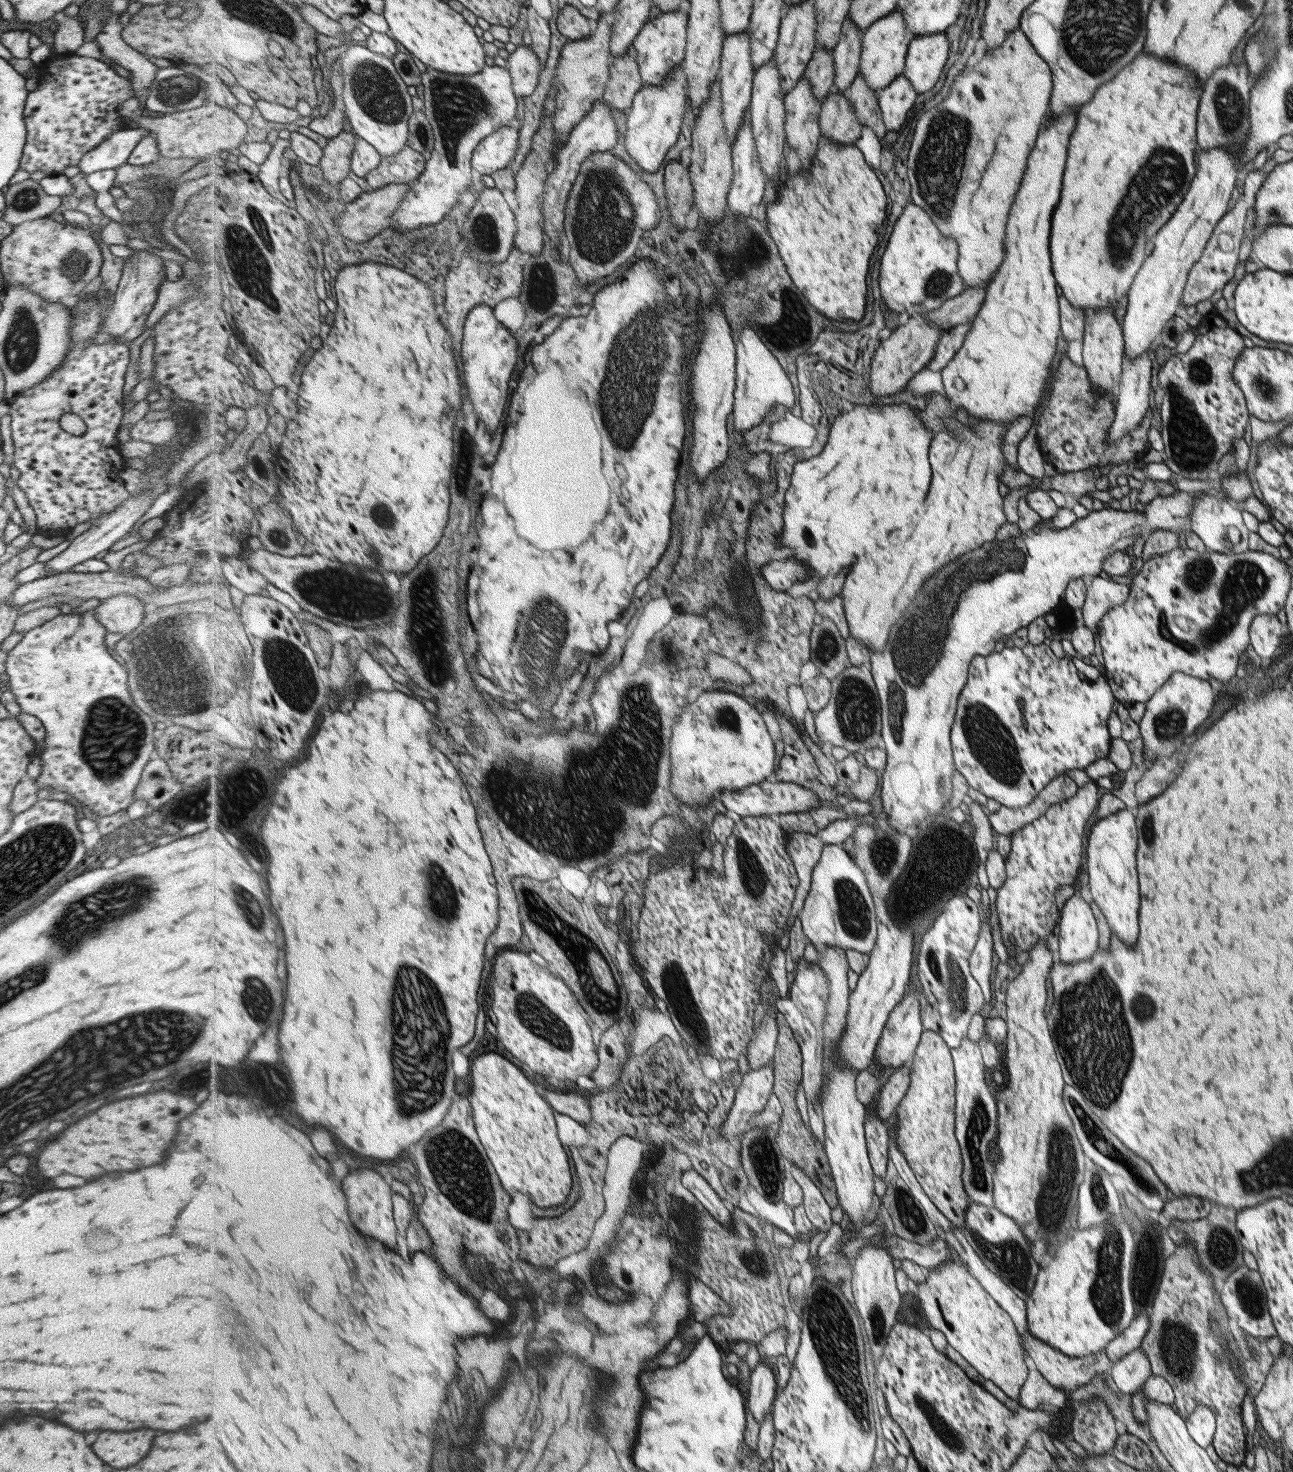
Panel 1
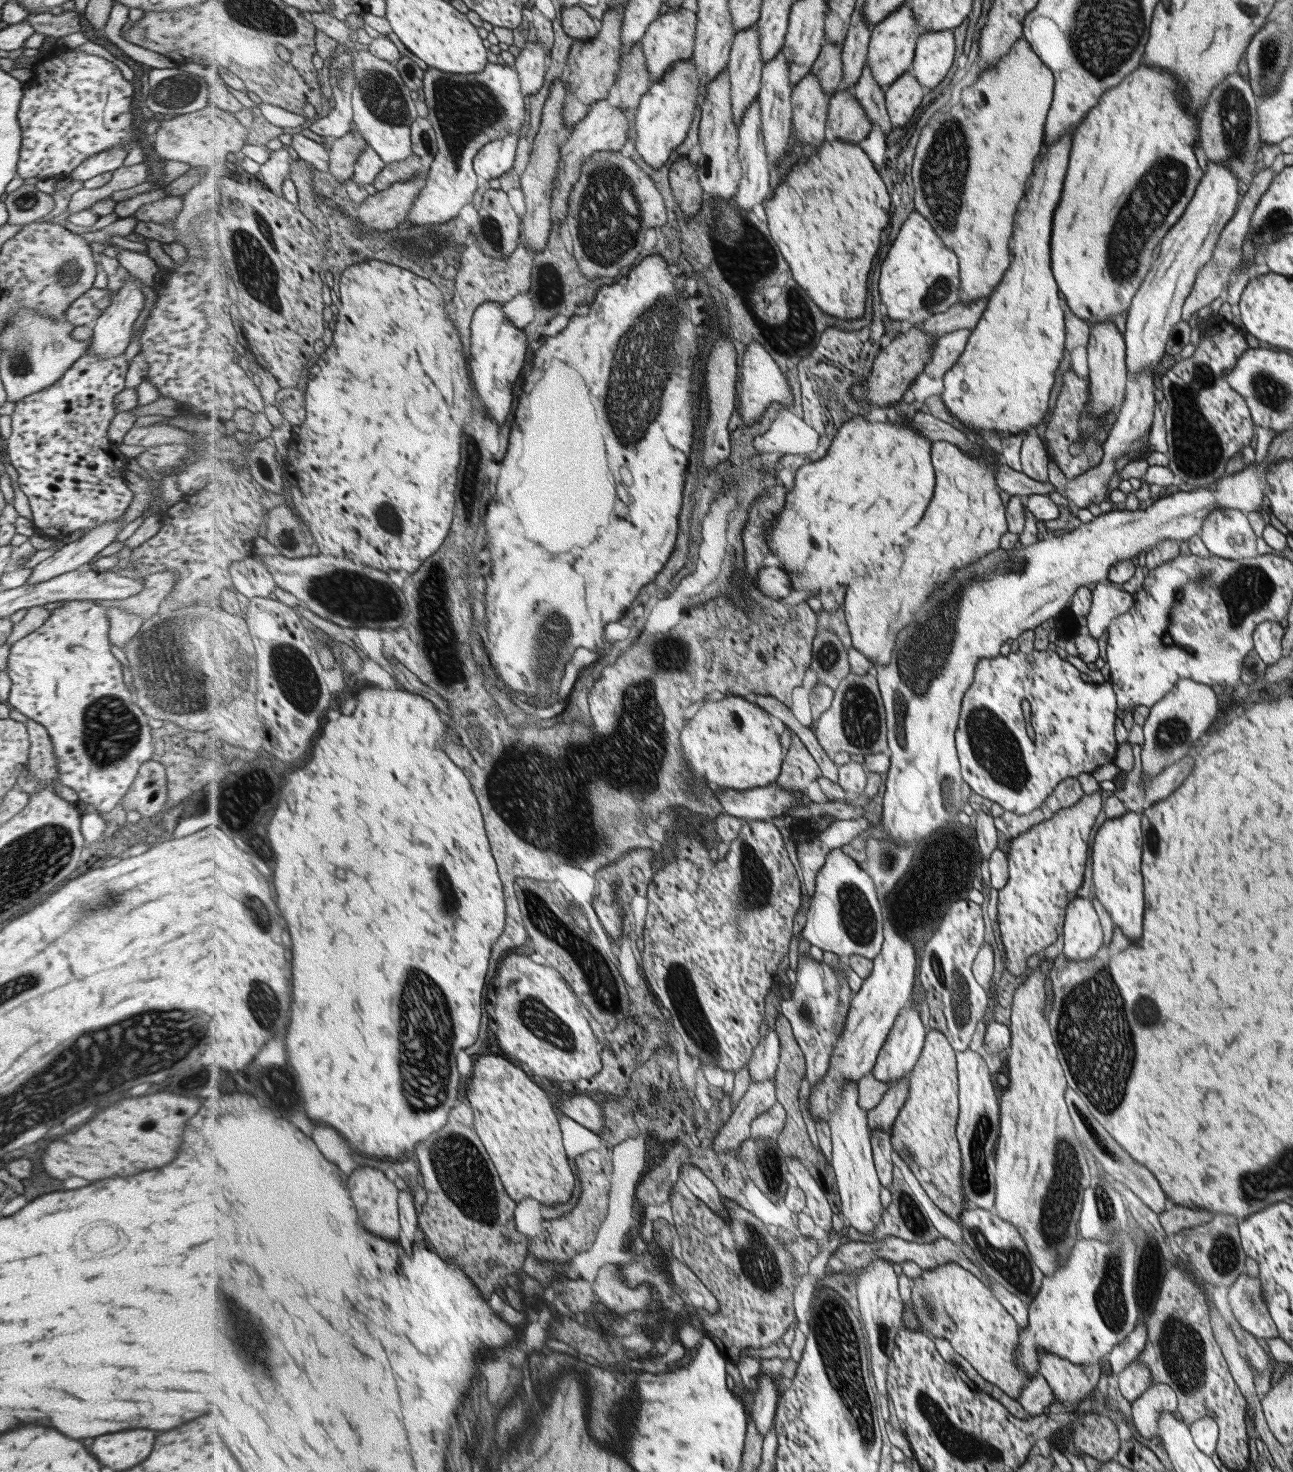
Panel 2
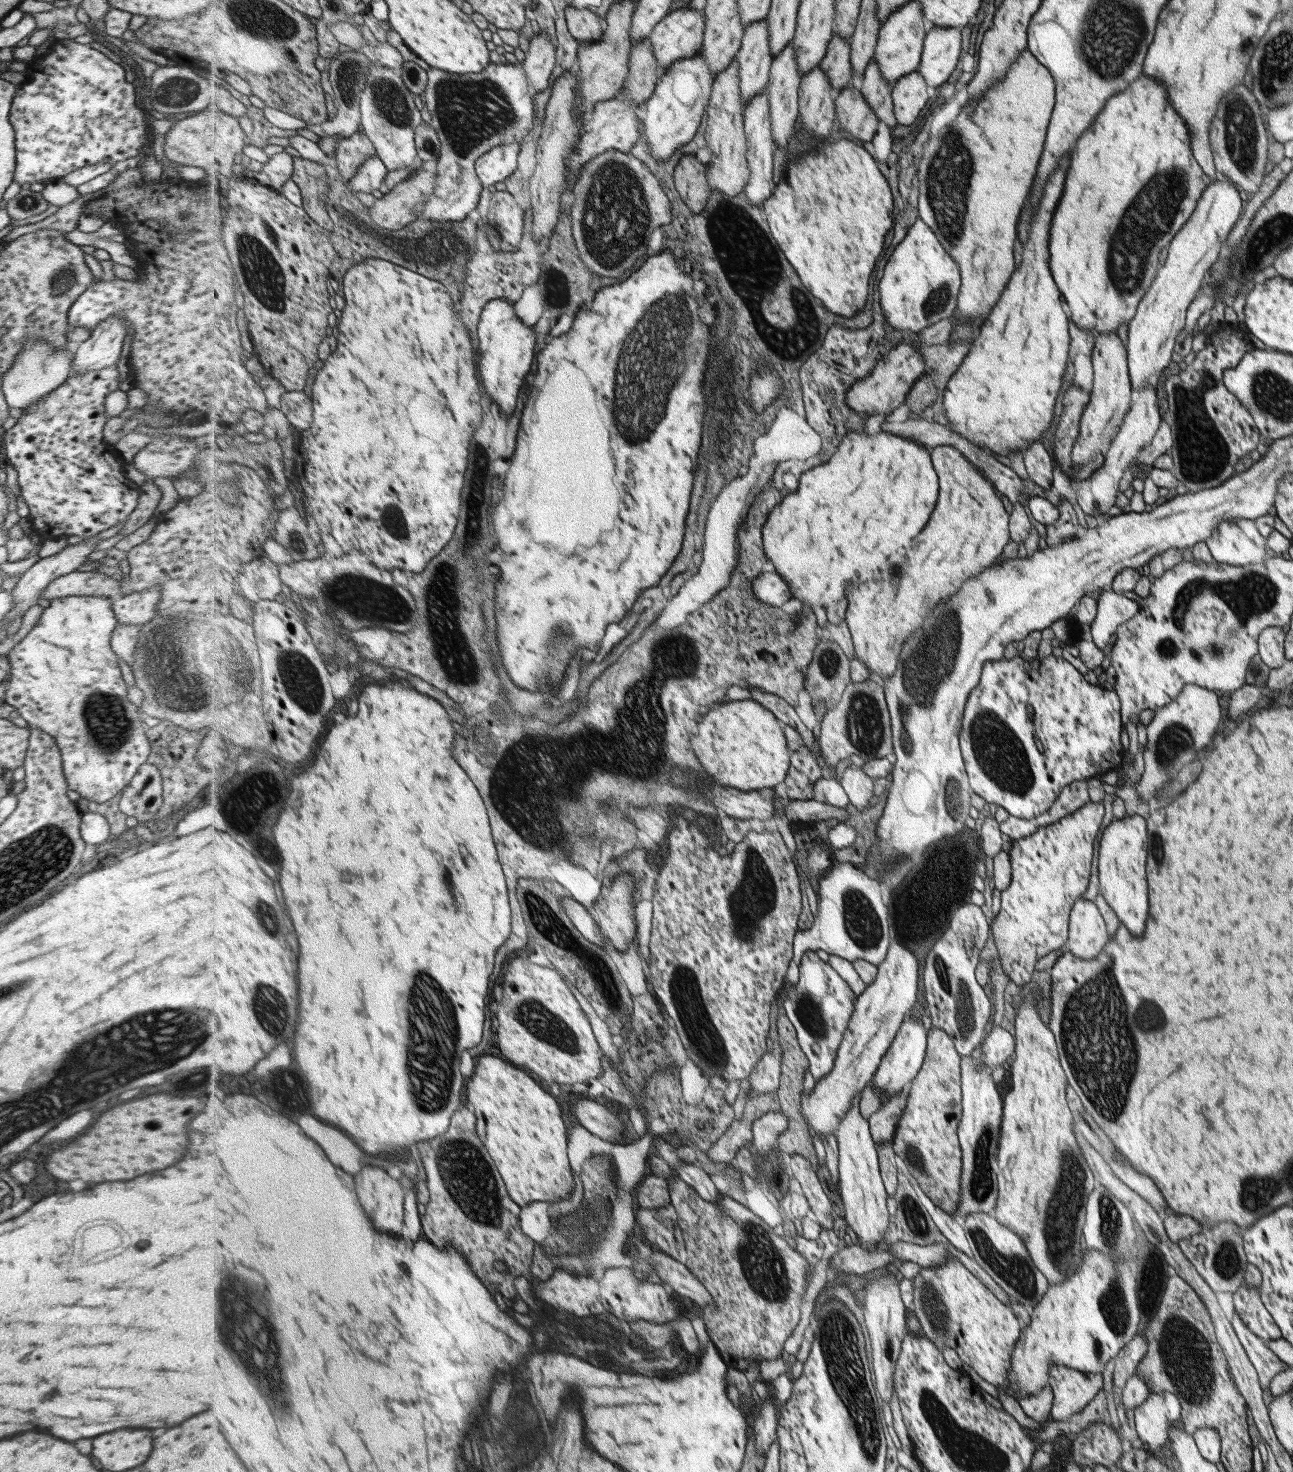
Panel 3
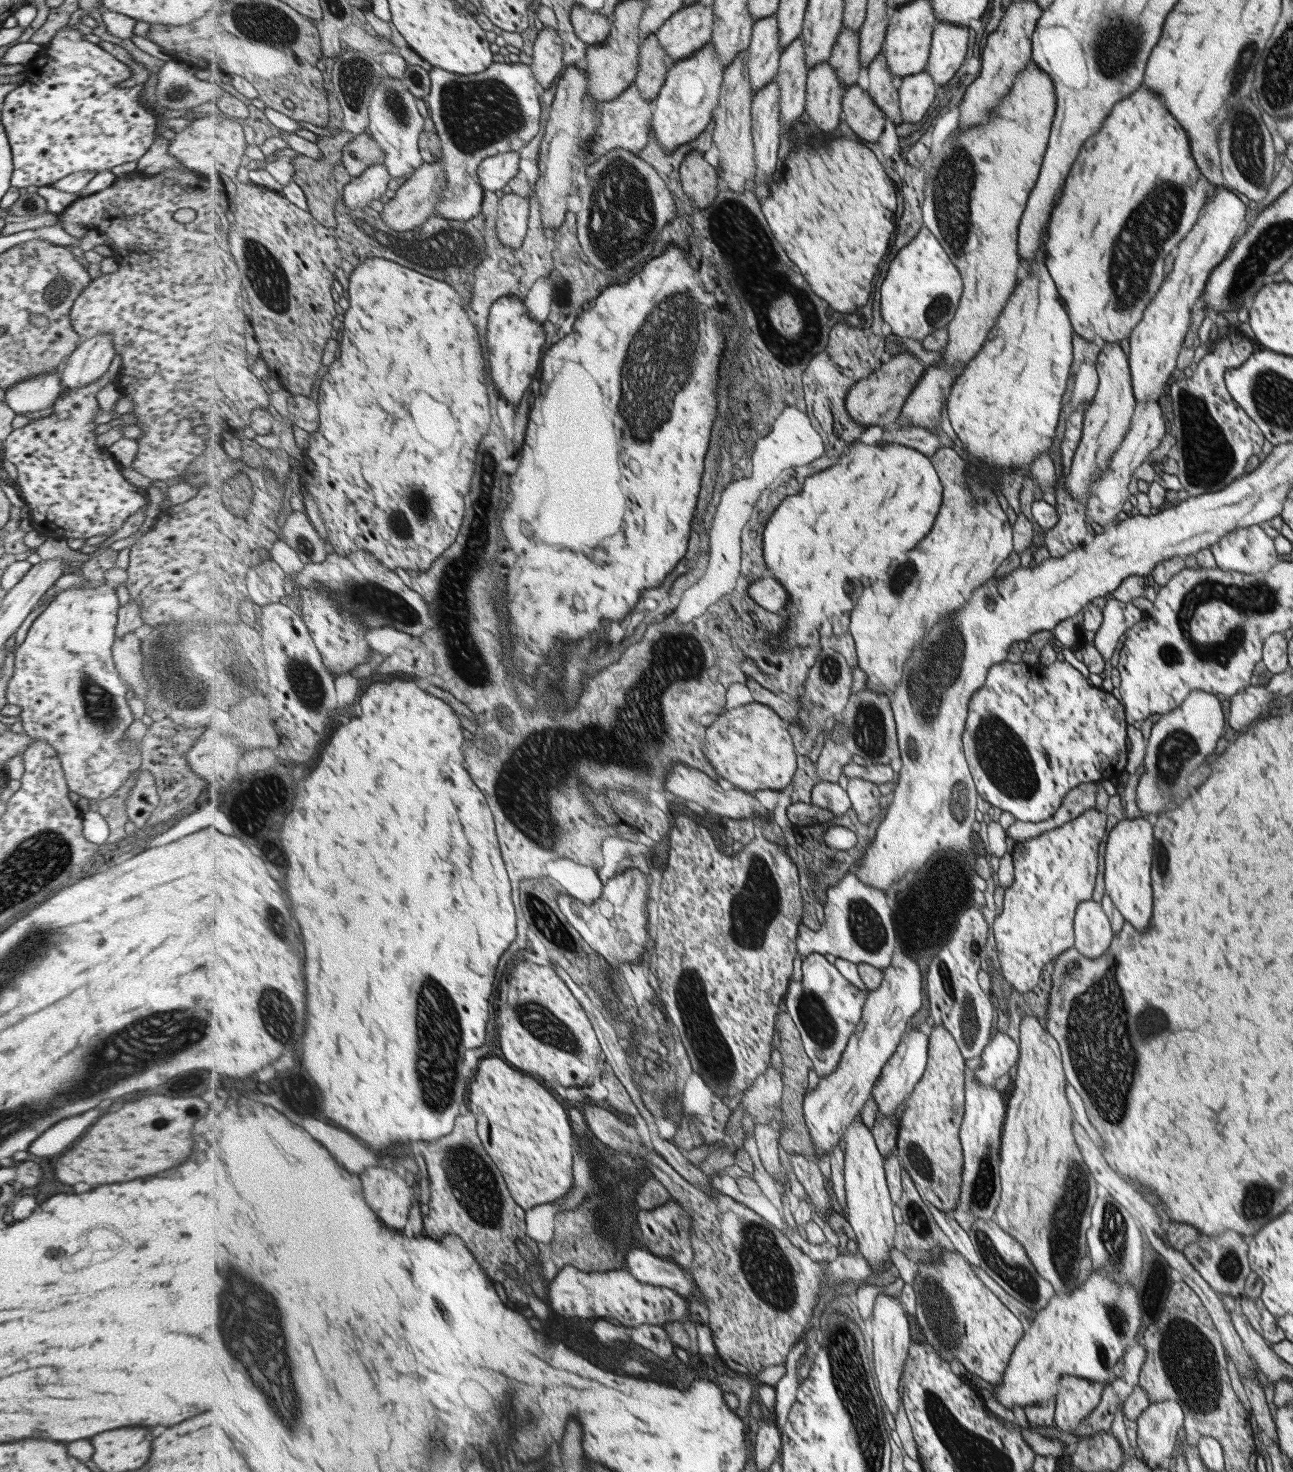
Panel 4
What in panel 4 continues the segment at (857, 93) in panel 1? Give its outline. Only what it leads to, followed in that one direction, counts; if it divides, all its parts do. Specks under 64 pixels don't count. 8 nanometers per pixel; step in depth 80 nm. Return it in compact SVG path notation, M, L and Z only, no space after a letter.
M881 53L870 64L868 76L868 91L873 95L873 102L880 107L887 119L898 125L903 121L900 113L899 87L896 76L889 70L888 62Z

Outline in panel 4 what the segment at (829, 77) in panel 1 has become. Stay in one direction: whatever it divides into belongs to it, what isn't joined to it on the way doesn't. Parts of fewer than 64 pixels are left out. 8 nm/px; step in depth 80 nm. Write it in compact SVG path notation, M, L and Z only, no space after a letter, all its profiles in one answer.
M844 29L828 62L845 86L855 85L862 67L860 31Z

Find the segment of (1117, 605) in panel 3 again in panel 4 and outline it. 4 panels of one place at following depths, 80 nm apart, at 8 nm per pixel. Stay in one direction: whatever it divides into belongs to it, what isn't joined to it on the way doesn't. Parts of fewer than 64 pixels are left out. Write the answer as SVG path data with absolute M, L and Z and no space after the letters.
M1108 596L1102 611L1102 623L1094 634L1094 647L1104 660L1104 672L1111 671L1109 659L1119 646L1119 638L1141 620L1142 612L1129 602Z

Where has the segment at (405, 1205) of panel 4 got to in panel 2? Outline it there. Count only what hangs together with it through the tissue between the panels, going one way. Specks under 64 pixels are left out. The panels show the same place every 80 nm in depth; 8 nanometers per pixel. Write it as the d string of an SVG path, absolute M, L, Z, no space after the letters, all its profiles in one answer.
M361 1168L355 1172L355 1176L349 1178L349 1188L351 1189L354 1203L357 1207L357 1214L360 1216L360 1222L365 1225L367 1230L375 1232L380 1237L397 1241L401 1224L399 1224L399 1197L402 1191L395 1181L389 1180L383 1170L377 1168Z

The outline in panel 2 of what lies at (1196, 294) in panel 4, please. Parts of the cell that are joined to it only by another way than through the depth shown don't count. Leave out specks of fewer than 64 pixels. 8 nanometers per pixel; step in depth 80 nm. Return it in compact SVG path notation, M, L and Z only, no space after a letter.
M1207 161L1203 168L1204 176L1197 183L1196 192L1192 196L1192 201L1184 210L1184 215L1180 221L1169 230L1165 240L1161 240L1160 250L1157 251L1157 258L1153 259L1149 266L1148 273L1132 298L1132 304L1126 311L1125 330L1125 350L1127 351L1127 365L1131 374L1137 374L1142 370L1159 370L1159 360L1165 353L1165 342L1170 337L1172 327L1181 321L1181 309L1183 302L1193 286L1197 271L1211 259L1211 253L1215 249L1215 243L1219 238L1219 233L1225 224L1231 220L1235 207L1237 207L1237 180L1235 175L1229 170L1225 163Z

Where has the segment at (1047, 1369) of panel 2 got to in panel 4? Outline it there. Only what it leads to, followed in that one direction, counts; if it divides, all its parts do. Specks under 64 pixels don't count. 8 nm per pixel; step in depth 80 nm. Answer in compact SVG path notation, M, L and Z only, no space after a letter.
M1062 1374L1057 1378L1054 1424L1058 1431L1071 1433L1099 1402L1103 1384Z

